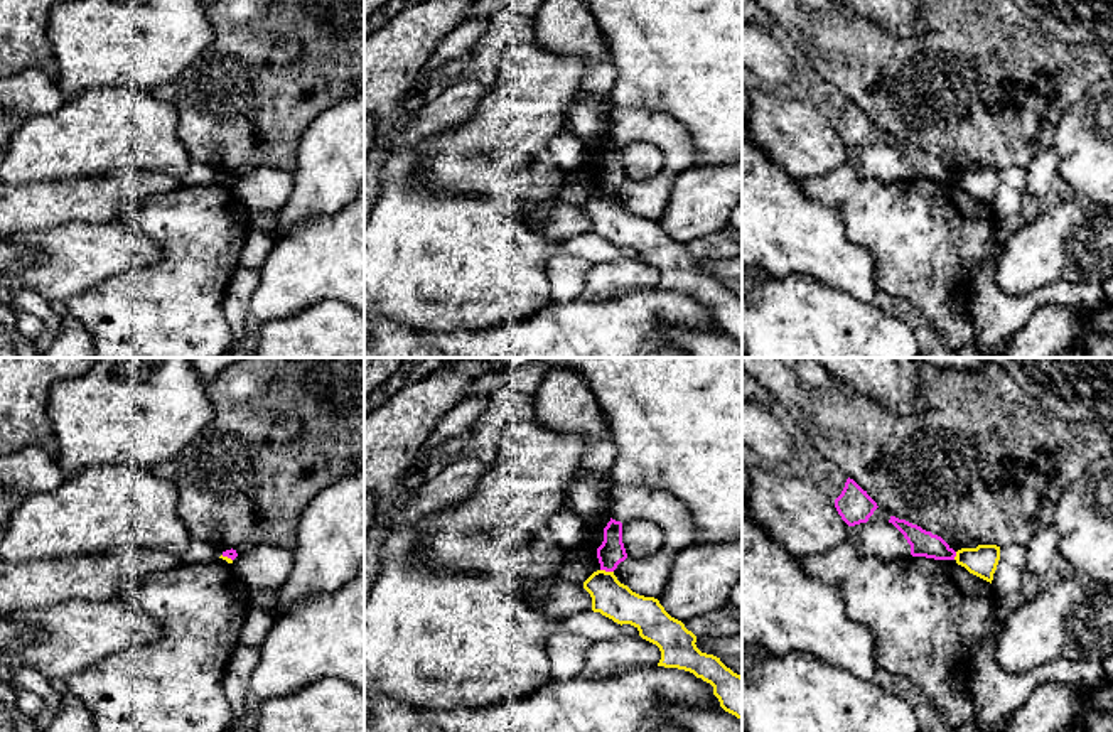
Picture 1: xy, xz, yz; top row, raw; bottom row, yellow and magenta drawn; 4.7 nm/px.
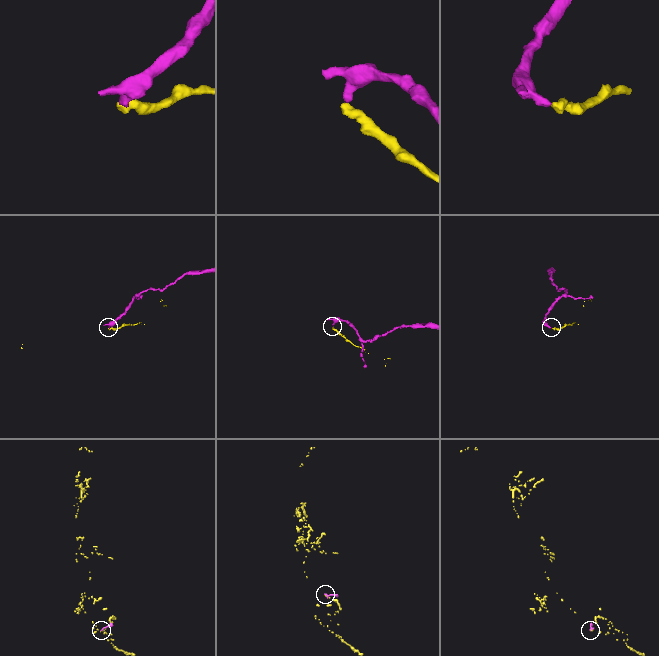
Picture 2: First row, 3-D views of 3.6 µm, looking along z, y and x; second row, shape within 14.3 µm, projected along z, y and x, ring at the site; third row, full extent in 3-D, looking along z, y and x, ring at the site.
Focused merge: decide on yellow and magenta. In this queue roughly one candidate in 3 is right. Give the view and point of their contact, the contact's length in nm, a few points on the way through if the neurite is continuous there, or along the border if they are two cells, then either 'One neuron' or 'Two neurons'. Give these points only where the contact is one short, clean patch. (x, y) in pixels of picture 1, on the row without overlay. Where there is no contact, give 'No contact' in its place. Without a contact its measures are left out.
Touches yellow at xz (607, 194). Shared border 70 nm. Boundary: xz (601, 191), (612, 194). Two neurons

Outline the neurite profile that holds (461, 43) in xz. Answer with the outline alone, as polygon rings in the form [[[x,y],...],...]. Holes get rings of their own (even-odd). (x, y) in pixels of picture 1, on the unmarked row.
[[[477,17],[462,22],[454,32],[450,32],[433,51],[432,57],[425,62],[425,66],[418,73],[417,84],[410,89],[408,96],[422,93],[422,89],[428,84],[428,78],[444,67],[450,61],[459,61],[469,56],[484,32],[496,22],[497,19]]]

